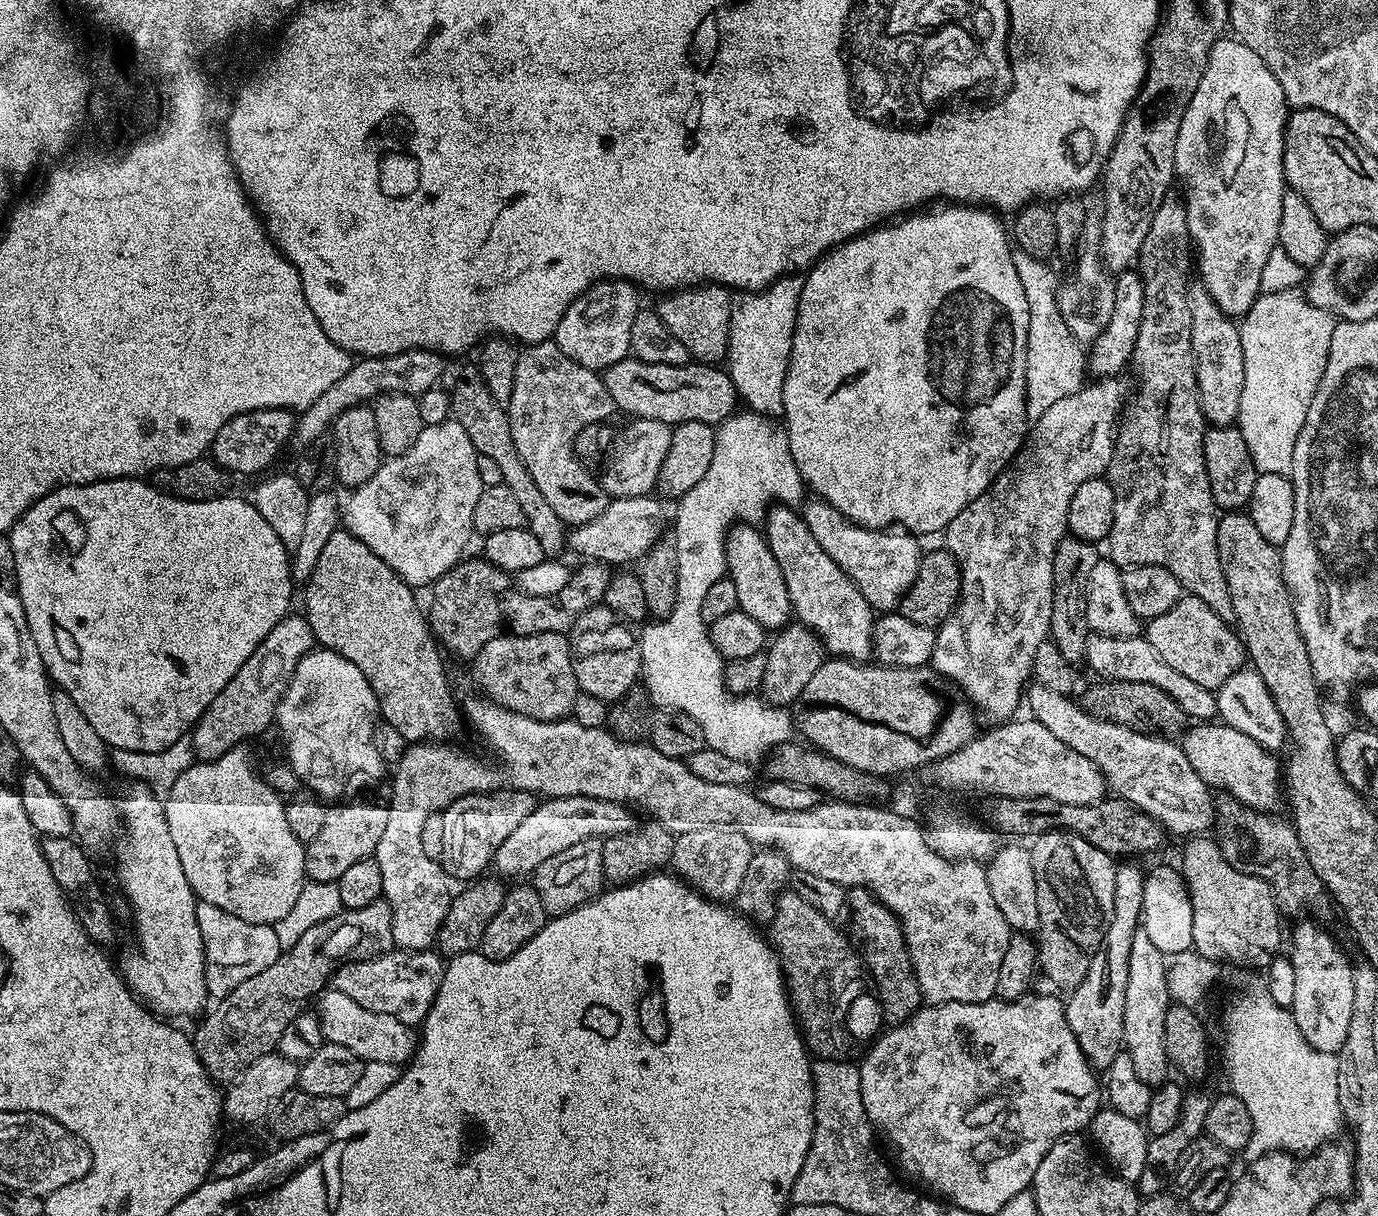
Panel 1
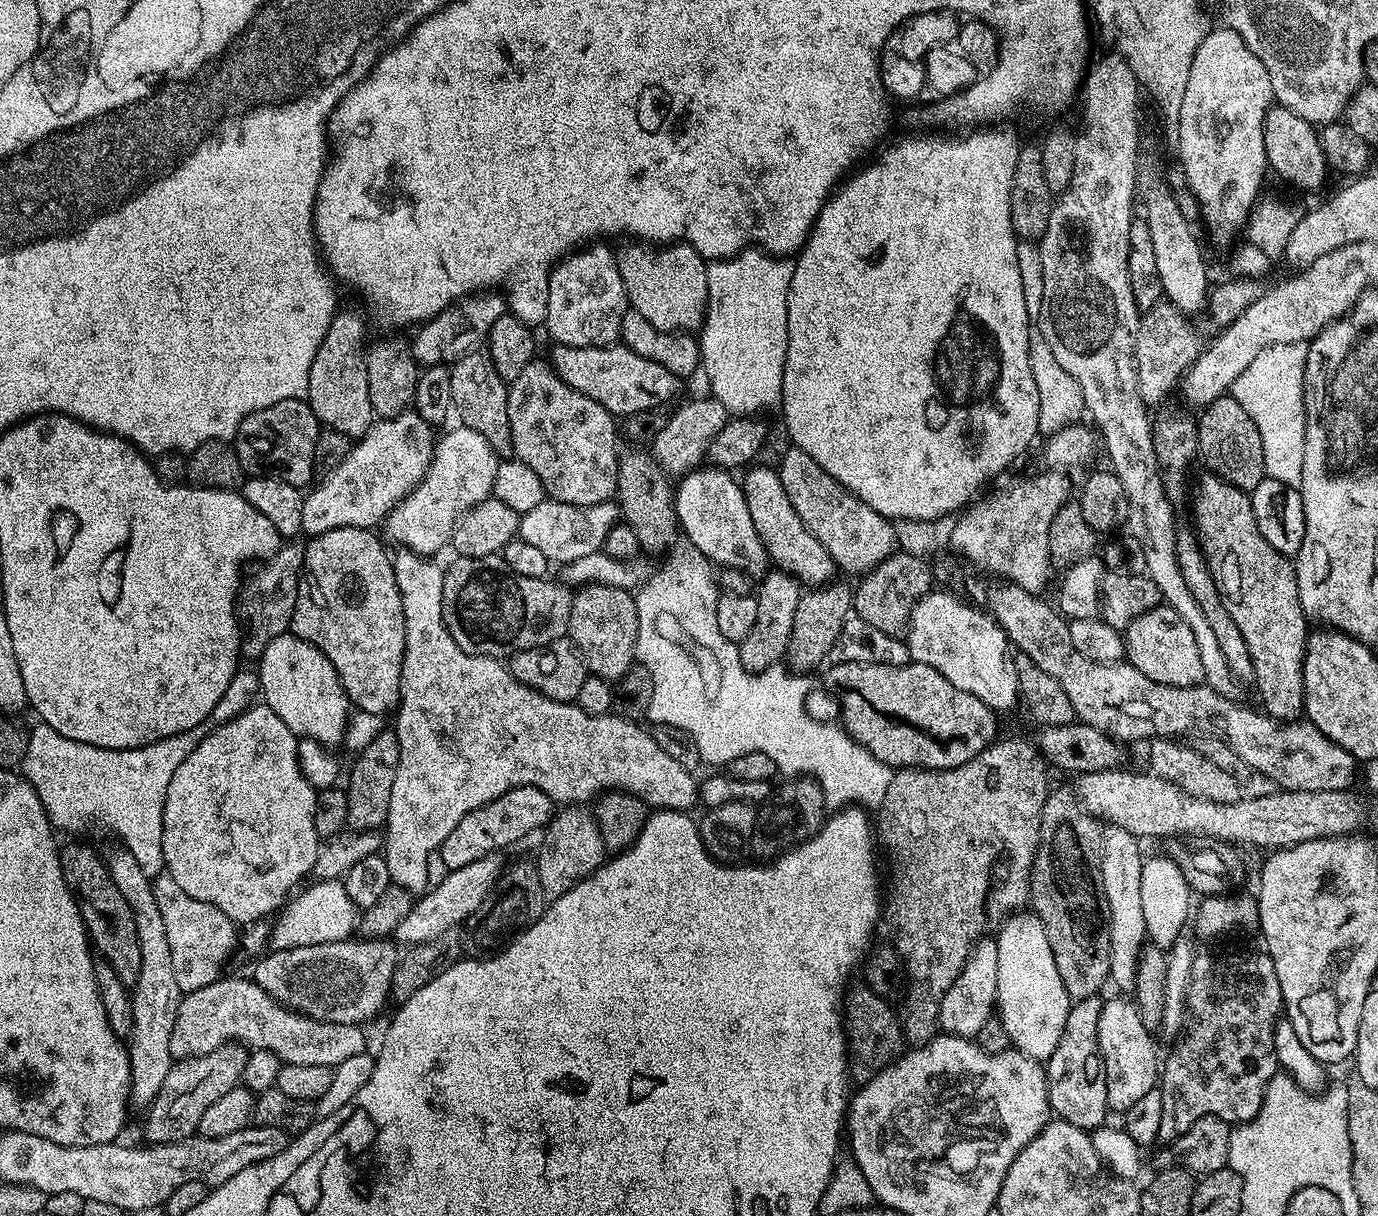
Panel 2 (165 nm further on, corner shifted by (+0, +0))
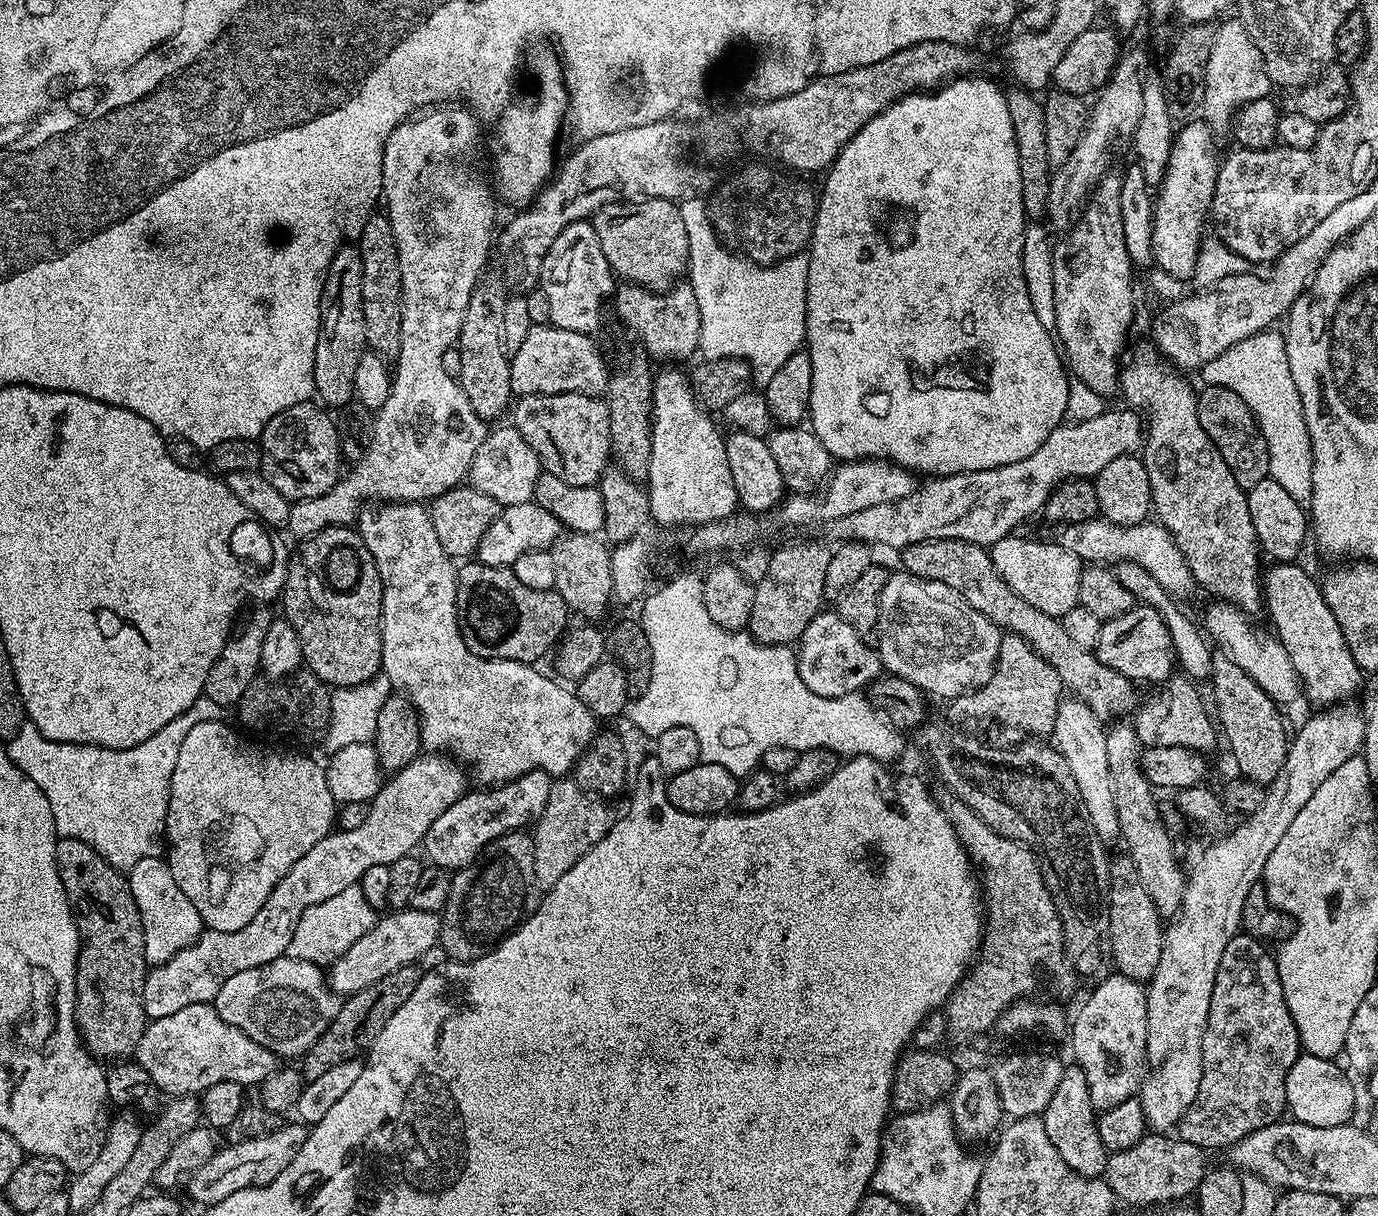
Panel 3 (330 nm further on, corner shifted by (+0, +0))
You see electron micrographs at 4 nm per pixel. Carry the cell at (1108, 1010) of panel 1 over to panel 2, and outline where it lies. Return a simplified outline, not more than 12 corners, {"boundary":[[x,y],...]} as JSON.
{"boundary":[[1099,995],[1073,1003],[1046,1062],[1048,1104],[1085,1130],[1105,1123]]}

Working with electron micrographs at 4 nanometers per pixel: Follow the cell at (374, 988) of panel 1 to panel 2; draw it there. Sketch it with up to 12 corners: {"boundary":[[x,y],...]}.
{"boundary":[[397,945],[269,951],[255,982],[315,1020],[363,1025],[392,996]]}

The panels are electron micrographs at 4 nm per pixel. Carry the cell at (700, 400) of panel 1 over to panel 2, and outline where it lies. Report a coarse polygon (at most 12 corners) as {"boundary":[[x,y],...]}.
{"boundary":[[623,346],[553,347],[552,371],[613,417],[682,384]]}

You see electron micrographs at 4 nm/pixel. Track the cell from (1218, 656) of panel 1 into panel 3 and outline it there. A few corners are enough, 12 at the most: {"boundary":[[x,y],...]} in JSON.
{"boundary":[[1133,606],[1103,621],[1094,651],[1133,682],[1178,664],[1163,611]]}

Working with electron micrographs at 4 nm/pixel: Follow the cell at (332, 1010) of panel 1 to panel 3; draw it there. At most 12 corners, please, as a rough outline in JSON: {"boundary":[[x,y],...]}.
{"boundary":[[212,1004],[145,1023],[134,1060],[172,1098],[259,1086],[276,1053]]}

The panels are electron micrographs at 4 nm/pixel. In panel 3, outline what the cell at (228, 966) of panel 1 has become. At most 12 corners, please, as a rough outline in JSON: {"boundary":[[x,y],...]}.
{"boundary":[[142,858],[126,879],[149,966],[205,931],[167,859]]}

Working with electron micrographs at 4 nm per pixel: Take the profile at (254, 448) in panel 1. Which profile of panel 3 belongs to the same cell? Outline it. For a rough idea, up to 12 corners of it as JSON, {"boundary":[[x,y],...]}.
{"boundary":[[319,403],[274,414],[260,475],[289,502],[342,475],[336,421]]}

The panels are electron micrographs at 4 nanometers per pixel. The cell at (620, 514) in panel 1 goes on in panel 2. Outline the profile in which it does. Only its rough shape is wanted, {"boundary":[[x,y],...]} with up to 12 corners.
{"boundary":[[546,498],[518,536],[553,565],[601,551],[620,519],[612,500],[570,506]]}

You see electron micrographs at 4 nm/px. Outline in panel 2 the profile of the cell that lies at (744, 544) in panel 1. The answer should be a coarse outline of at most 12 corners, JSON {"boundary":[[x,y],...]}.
{"boundary":[[704,467],[674,488],[687,543],[720,568],[770,571],[741,481]]}

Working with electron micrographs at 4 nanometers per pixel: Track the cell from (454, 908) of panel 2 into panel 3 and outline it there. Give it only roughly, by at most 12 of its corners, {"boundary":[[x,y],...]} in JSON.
{"boundary":[[405,906],[332,961],[352,996],[415,965],[440,939],[437,913]]}

